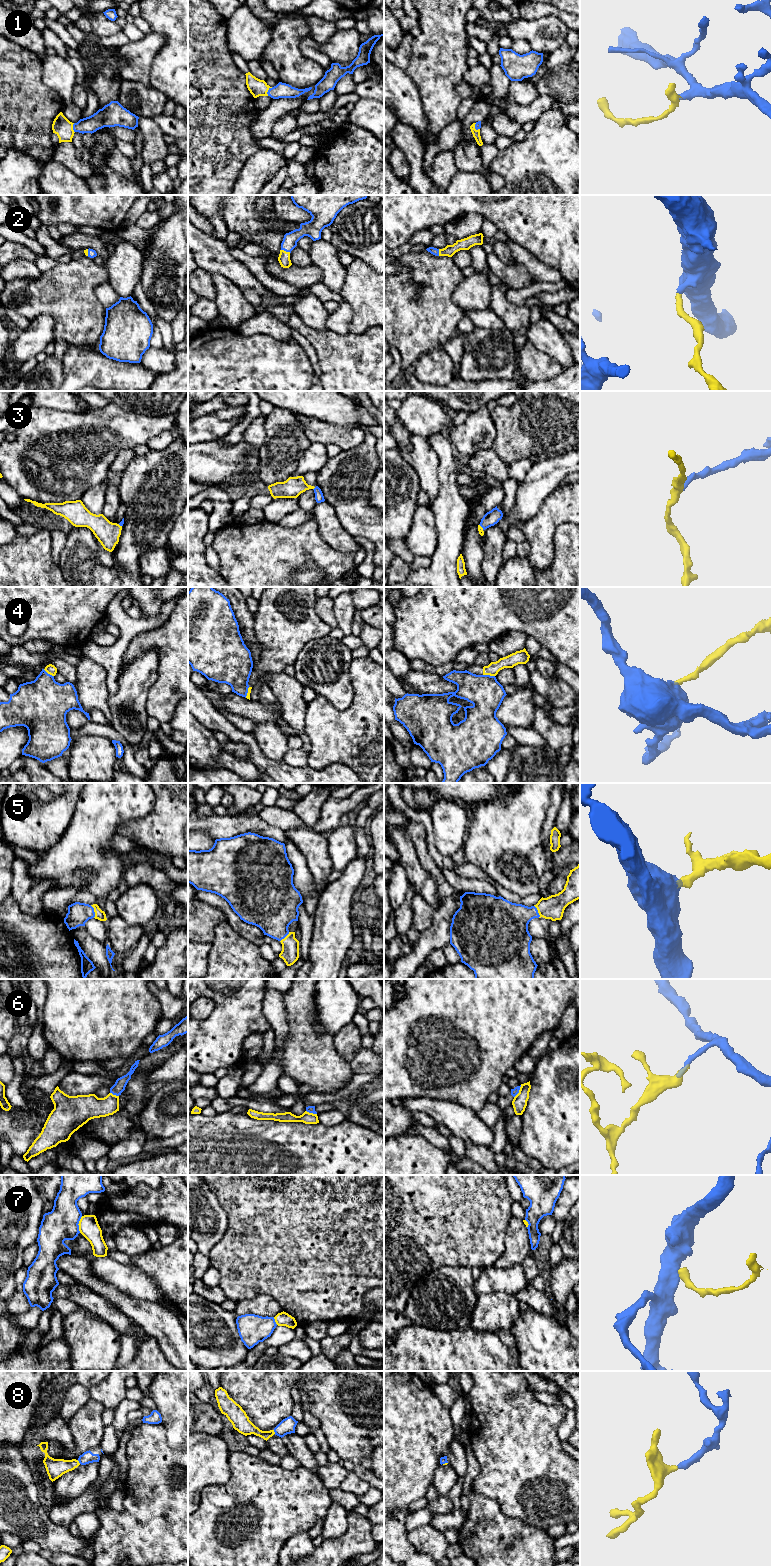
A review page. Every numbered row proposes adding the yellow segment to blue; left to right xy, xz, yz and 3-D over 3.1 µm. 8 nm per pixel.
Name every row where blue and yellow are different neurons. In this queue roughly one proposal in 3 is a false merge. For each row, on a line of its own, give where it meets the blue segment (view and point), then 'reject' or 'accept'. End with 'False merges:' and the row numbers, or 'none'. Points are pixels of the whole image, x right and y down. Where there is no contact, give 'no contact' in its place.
1: contact xz (268, 91); accept
2: contact xz (286, 251); accept
3: contact xz (314, 488); accept
4: contact yz (489, 675); reject
5: contact xy (93, 911); accept
6: contact yz (518, 1091); reject
7: contact xy (78, 1223); reject
8: contact xy (79, 1462); accept
False merges: 4, 6, 7

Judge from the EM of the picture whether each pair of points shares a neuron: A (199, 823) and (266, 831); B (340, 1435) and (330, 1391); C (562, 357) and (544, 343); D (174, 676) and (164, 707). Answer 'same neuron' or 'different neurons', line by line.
A: same neuron
B: same neuron
C: same neuron
D: same neuron

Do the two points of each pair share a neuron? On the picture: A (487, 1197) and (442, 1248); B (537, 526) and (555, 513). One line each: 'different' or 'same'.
A: same
B: same

